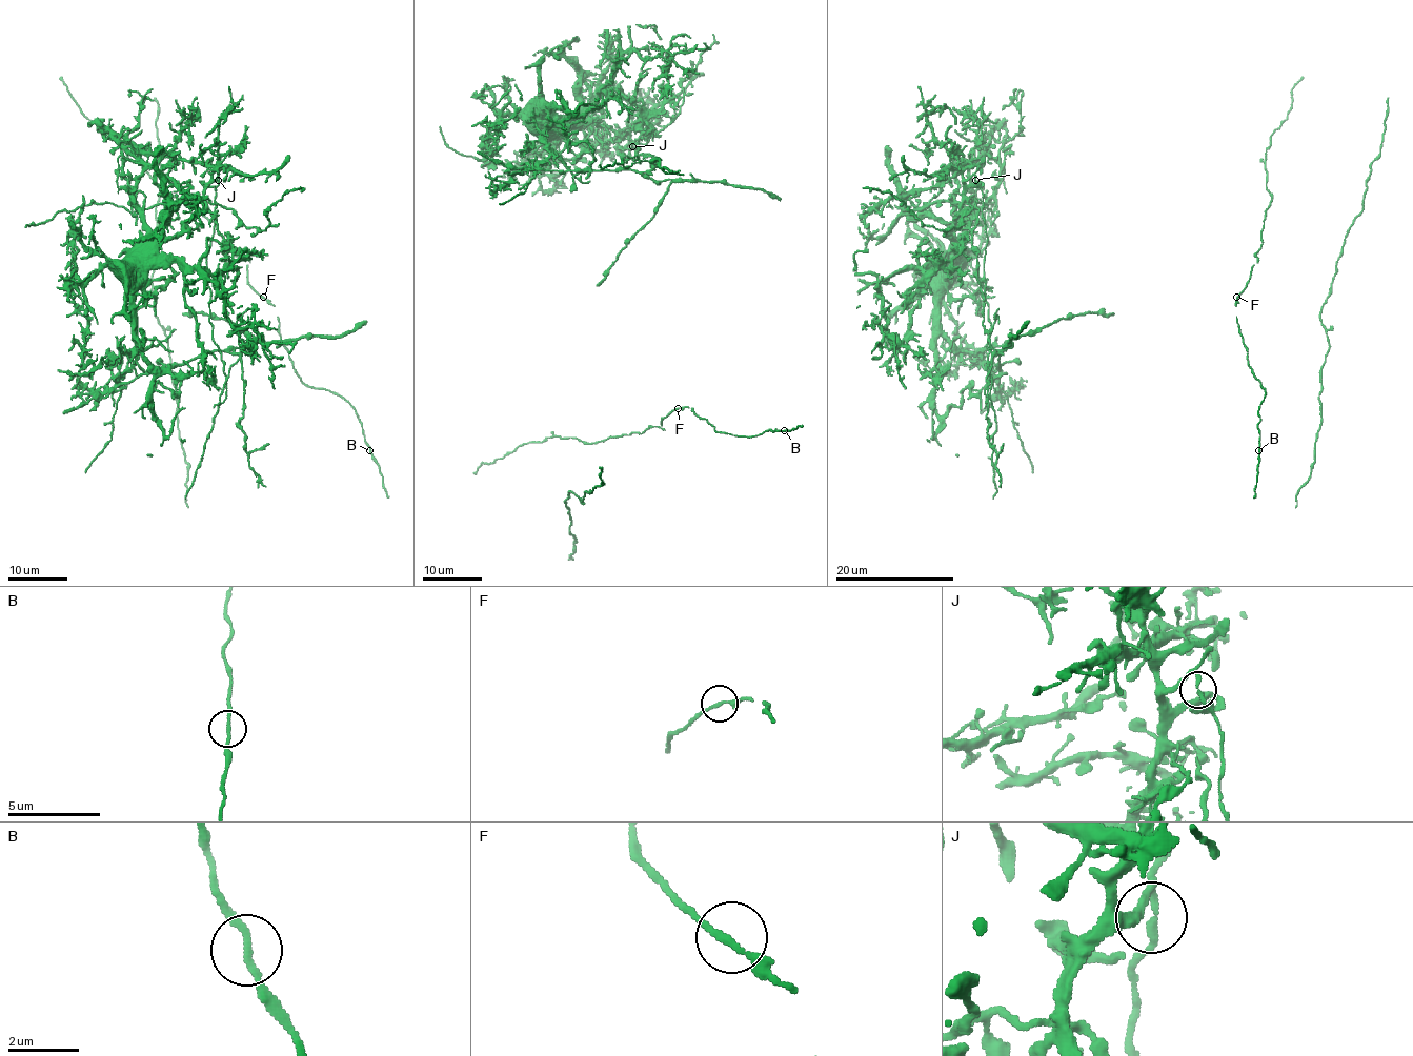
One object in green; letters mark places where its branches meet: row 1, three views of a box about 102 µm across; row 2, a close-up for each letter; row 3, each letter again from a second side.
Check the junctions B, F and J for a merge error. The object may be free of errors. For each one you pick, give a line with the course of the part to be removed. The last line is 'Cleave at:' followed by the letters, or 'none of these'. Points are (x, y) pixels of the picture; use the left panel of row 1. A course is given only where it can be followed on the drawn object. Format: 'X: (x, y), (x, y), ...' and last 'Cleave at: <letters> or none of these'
J: (218, 180), (137, 290), (122, 382), (240, 351), (206, 201)
Cleave at: J

